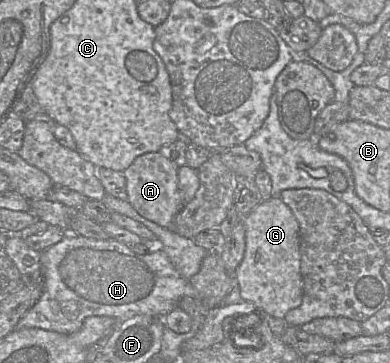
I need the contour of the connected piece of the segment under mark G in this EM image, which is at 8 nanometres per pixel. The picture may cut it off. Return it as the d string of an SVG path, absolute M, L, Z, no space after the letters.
M280 197L262 200L245 218L245 250L233 273L240 296L253 303L261 313L284 318L303 299L300 229L291 209Z

